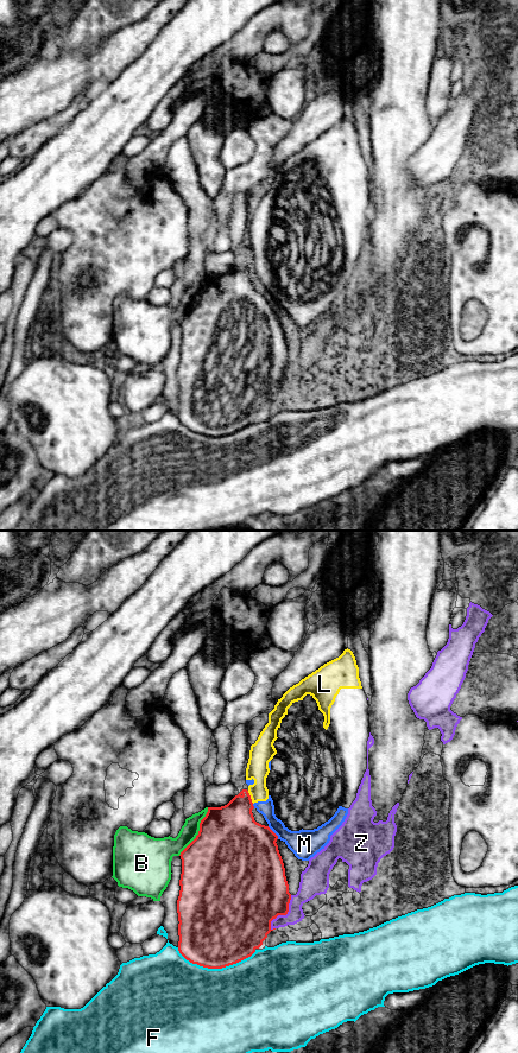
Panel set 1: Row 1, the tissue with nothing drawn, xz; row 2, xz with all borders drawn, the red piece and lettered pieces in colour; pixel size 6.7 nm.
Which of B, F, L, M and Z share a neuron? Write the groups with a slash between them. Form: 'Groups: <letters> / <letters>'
Groups: B / F / L M / Z

